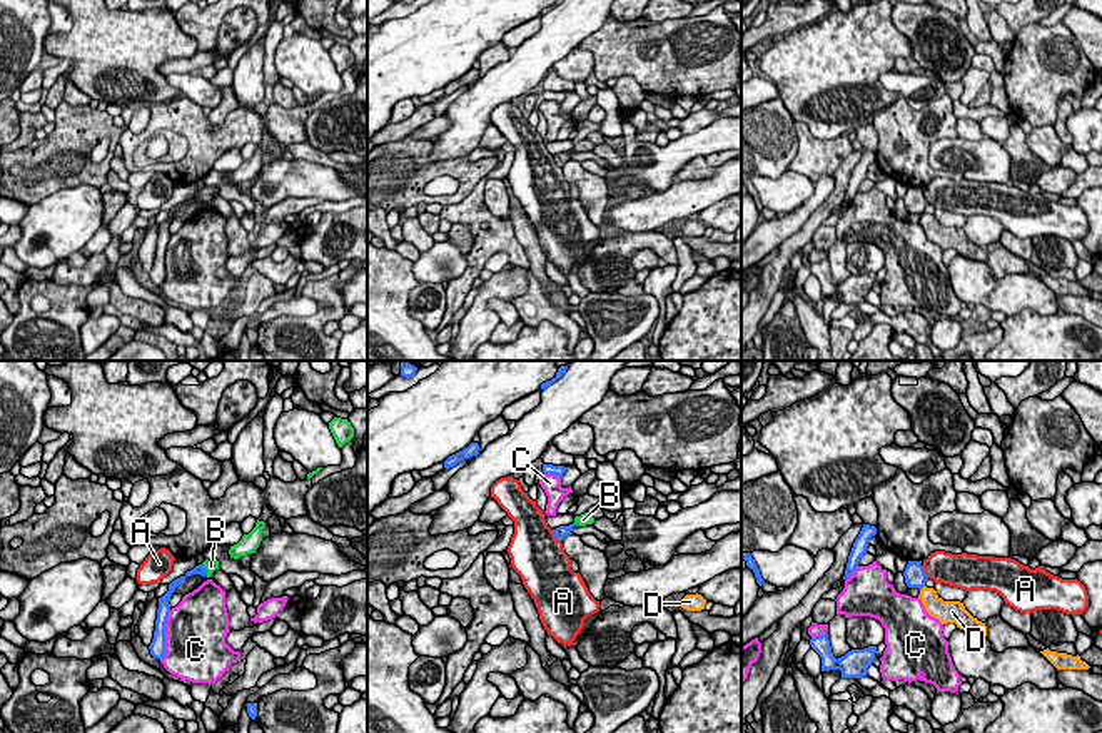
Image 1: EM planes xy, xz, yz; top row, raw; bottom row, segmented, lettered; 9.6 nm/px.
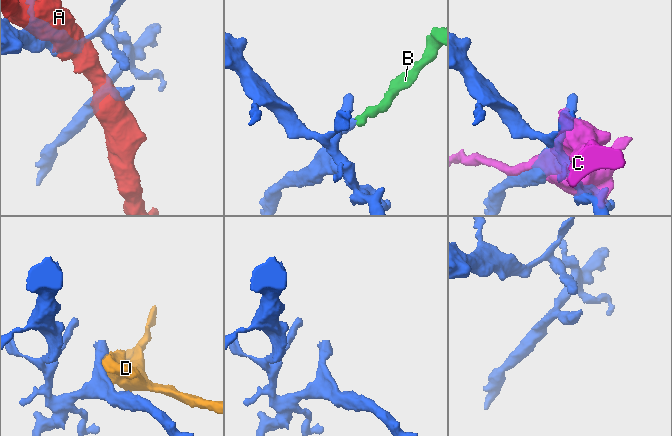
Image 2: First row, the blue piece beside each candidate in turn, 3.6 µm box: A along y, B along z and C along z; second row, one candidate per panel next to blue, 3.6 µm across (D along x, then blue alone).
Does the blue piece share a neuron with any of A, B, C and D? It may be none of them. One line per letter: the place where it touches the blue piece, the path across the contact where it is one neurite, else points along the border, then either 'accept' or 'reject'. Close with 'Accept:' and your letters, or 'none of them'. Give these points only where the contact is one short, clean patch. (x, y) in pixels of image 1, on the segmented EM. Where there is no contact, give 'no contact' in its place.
A: contact xz (555, 535); reject
B: contact xy (206, 570); way xy (199, 570), (206, 570), (211, 566); accept
C: contact xy (164, 635); reject
D: contact yz (922, 586); border yz (924, 585), (920, 590); reject
Accept: B

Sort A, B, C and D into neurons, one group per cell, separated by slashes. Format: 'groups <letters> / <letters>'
groups A / B / C / D

